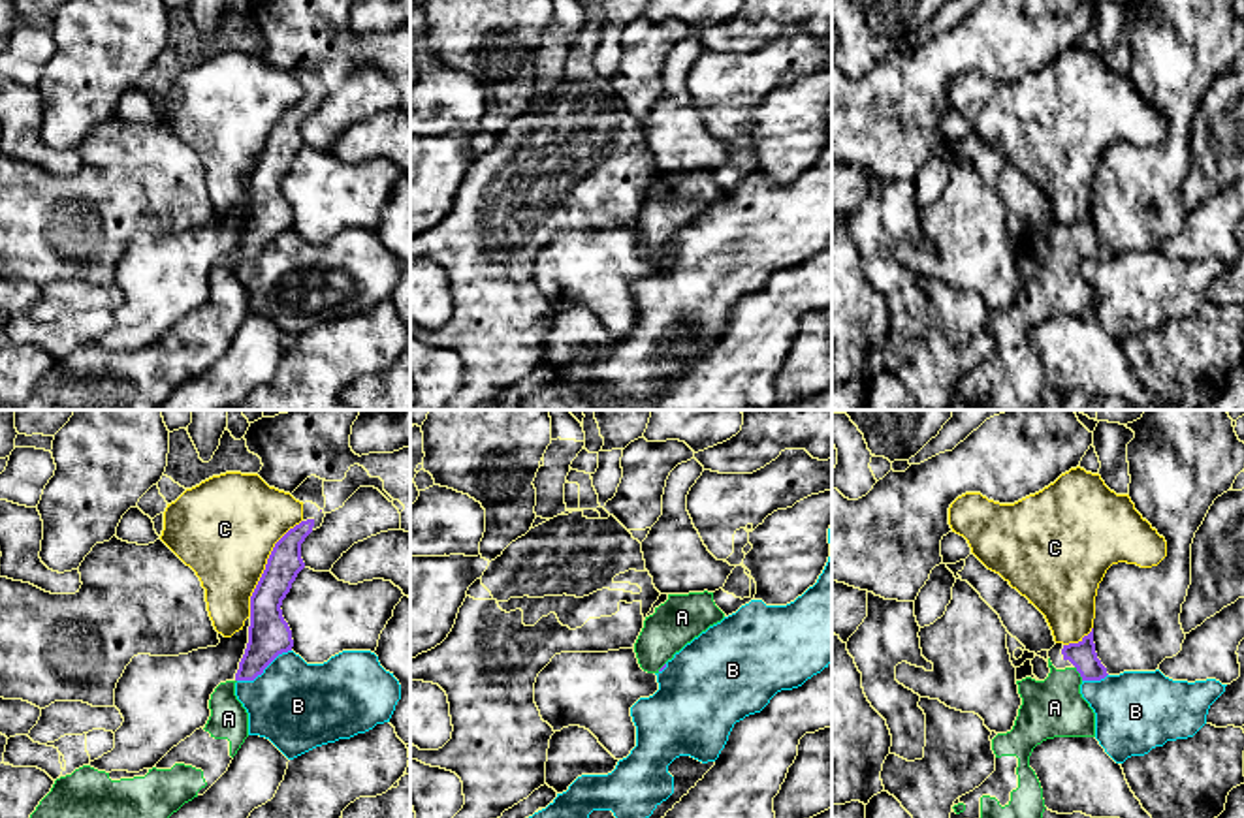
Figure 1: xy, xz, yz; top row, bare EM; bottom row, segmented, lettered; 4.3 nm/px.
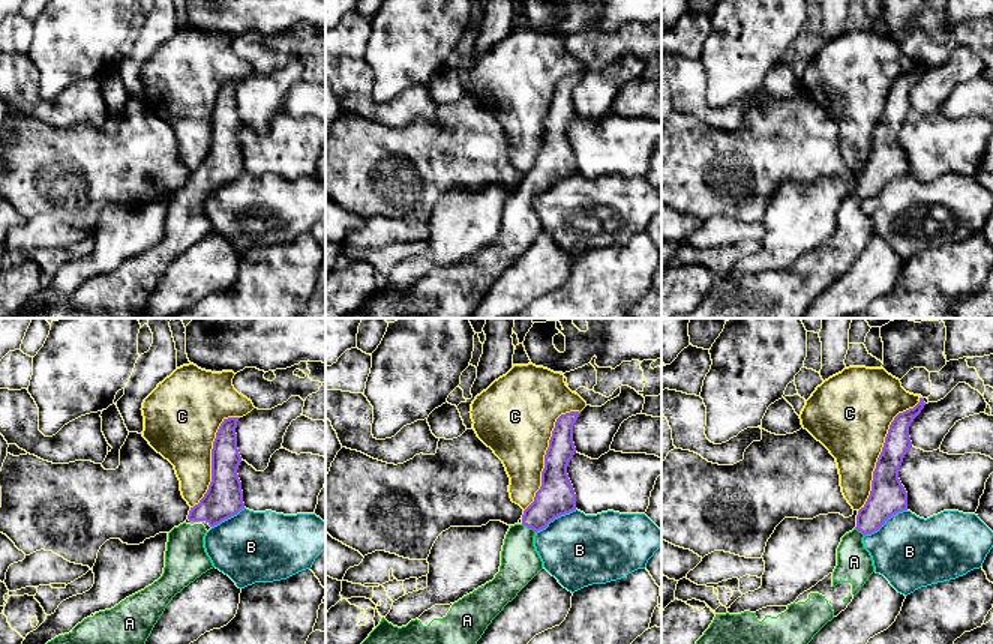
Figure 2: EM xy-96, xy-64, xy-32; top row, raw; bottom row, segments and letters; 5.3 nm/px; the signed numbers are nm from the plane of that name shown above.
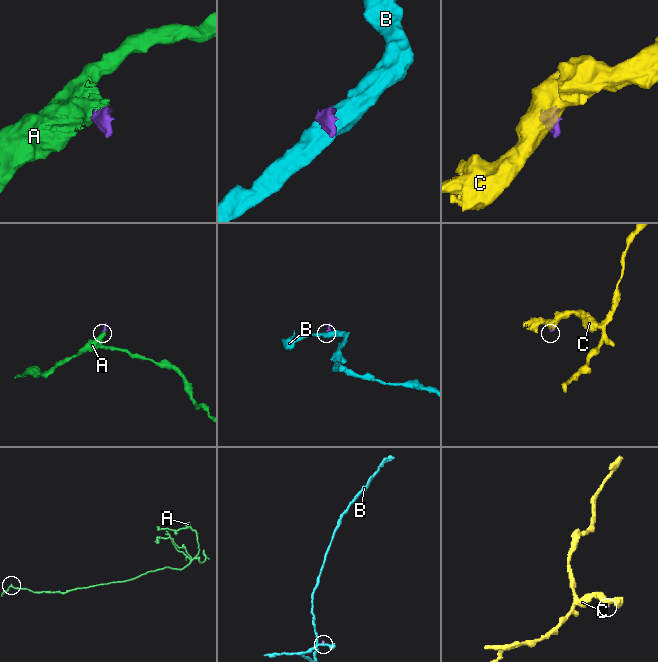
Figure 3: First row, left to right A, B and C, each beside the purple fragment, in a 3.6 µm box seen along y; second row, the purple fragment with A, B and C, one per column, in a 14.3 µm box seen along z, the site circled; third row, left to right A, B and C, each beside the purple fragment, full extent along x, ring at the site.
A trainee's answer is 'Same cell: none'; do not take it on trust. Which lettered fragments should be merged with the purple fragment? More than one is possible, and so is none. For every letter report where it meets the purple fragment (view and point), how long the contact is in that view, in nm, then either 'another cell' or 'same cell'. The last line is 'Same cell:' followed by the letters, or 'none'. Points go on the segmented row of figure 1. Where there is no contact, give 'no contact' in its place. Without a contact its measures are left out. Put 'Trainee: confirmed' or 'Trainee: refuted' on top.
Trainee: refuted
A: yz (1079, 672) | 70 nm | same cell
B: xy (264, 668) | 280 nm | another cell
C: xy (266, 566) | 480 nm | another cell
Same cell: A

